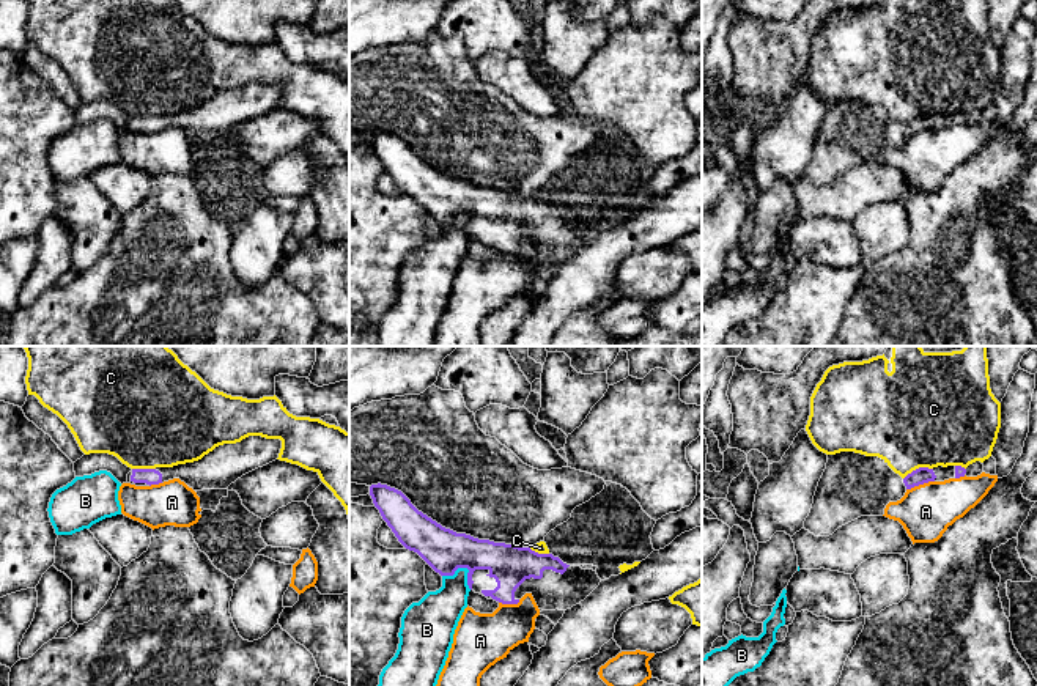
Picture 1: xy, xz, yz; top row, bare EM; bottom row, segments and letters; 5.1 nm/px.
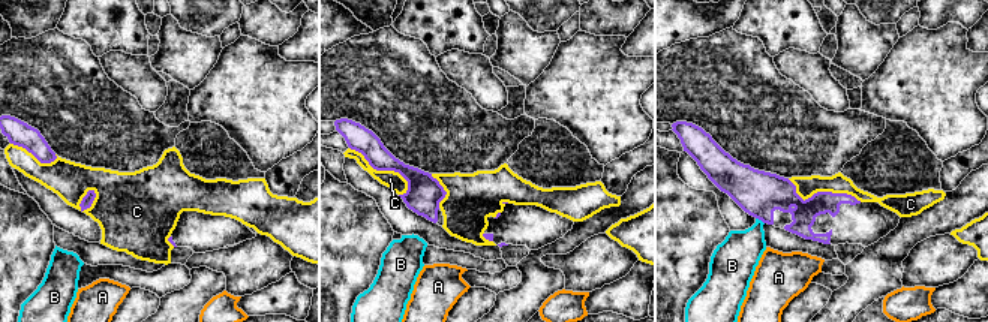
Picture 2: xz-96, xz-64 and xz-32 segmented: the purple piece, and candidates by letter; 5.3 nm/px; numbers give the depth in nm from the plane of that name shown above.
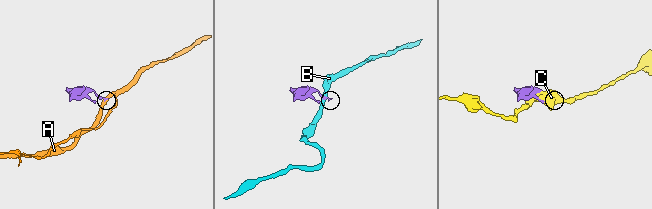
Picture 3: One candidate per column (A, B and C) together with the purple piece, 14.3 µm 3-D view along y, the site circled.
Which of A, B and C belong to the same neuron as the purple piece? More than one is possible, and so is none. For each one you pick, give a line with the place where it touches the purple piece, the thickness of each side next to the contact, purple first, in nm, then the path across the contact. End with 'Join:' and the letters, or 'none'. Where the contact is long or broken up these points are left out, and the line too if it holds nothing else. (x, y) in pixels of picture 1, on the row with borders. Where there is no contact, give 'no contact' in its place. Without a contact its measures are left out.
Join: none

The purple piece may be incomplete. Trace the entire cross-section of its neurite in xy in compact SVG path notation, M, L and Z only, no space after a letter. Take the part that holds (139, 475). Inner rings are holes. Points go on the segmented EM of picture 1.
M249 436L236 444L219 445L194 463L173 467L132 469L126 483L151 486L179 478L194 491L227 489L242 475L275 461L280 448L280 439Z

